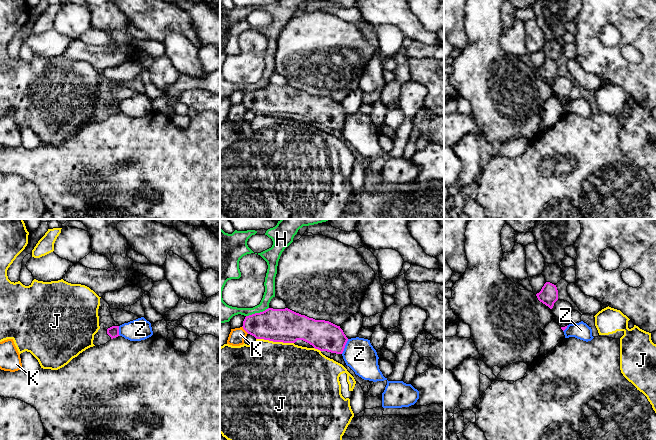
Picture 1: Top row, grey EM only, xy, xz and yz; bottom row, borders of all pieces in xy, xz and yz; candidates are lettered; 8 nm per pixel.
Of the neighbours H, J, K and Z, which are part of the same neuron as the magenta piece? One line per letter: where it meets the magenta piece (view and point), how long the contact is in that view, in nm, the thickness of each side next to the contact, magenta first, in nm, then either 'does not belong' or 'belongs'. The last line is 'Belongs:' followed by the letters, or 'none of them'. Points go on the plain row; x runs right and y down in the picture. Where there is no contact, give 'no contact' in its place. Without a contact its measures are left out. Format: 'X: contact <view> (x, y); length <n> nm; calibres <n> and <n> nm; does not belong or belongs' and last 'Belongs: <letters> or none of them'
H: contact xz (257, 89); length 200 nm; calibres 280 and 120 nm; does not belong
J: contact xz (275, 117); length 300 nm; calibres 280 and 500 nm; does not belong
K: contact xz (245, 106); length 80 nm; calibres 260 and 130 nm; does not belong
Z: contact xz (344, 122); length 130 nm; calibres 240 and 240 nm; does not belong
Belongs: none of them

